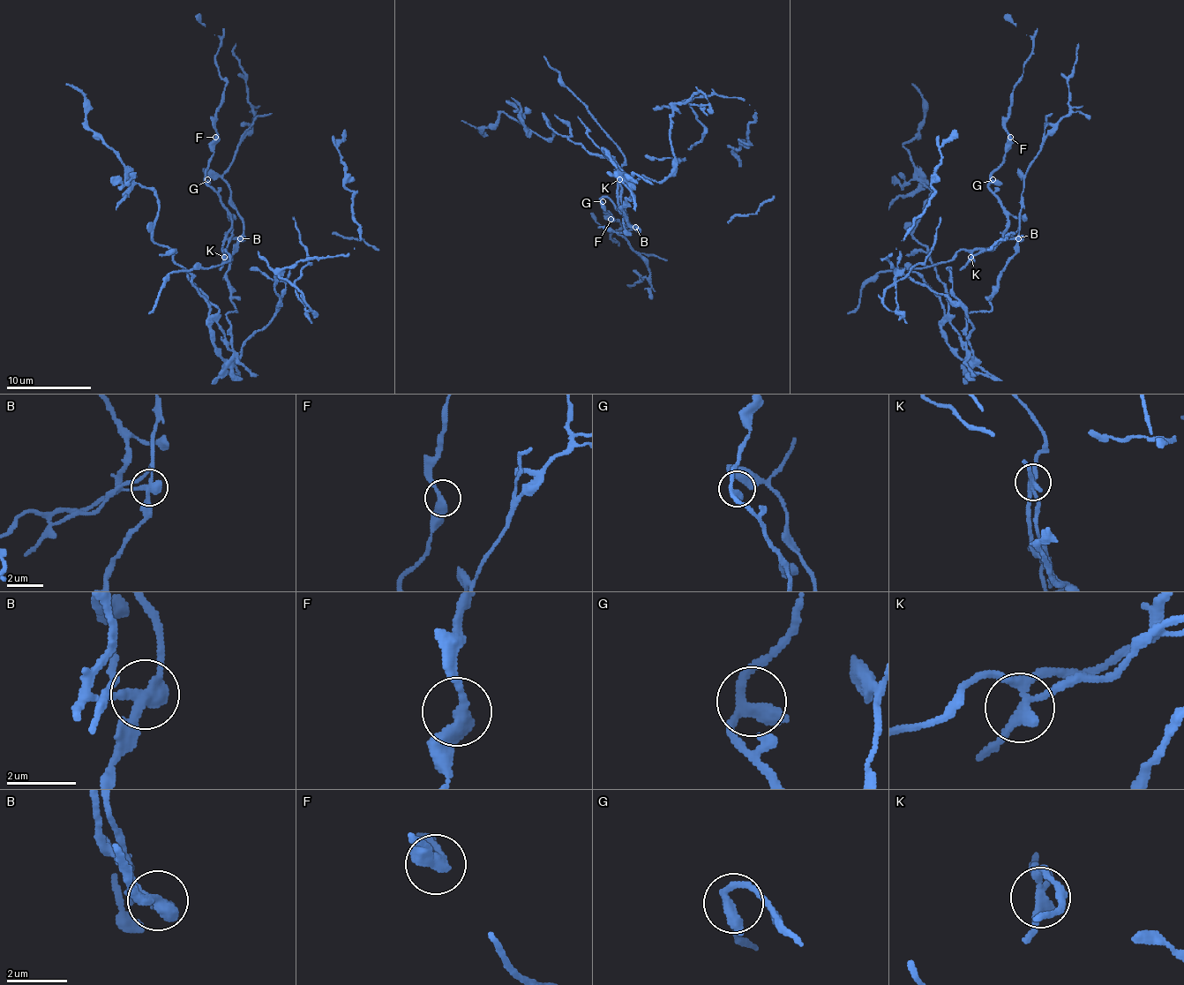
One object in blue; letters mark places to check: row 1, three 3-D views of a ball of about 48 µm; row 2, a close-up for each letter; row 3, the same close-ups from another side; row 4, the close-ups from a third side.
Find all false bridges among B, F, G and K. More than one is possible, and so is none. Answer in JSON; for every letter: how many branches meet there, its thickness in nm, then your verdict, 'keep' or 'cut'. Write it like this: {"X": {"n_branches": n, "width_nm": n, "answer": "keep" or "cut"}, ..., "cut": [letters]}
{"B": {"n_branches": 3, "width_nm": 320, "answer": "cut"}, "F": {"n_branches": 2, "width_nm": 360, "answer": "keep"}, "G": {"n_branches": 3, "width_nm": 280, "answer": "keep"}, "K": {"n_branches": 4, "width_nm": 280, "answer": "cut"}, "cut": ["B", "K"]}

